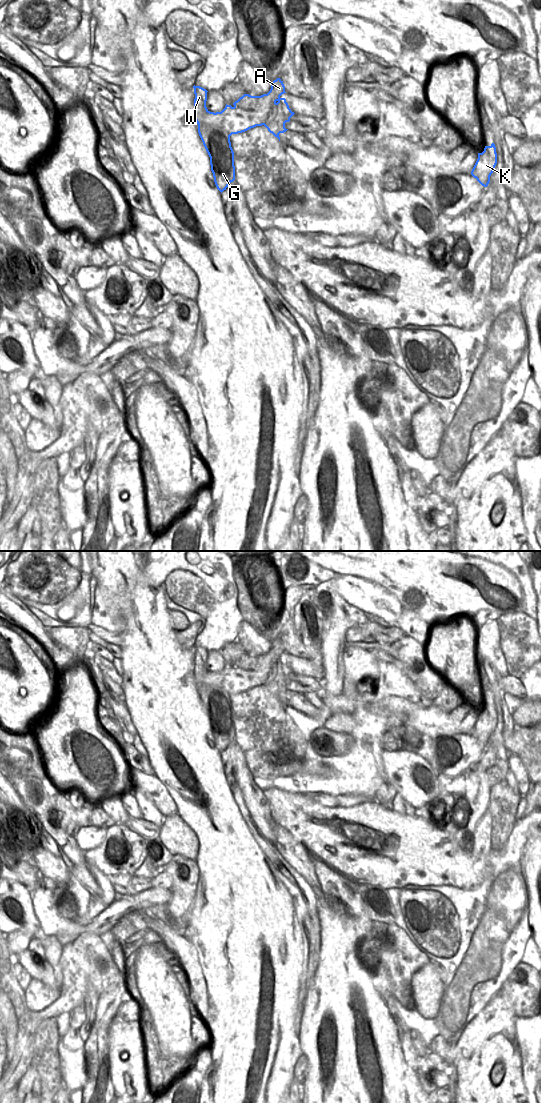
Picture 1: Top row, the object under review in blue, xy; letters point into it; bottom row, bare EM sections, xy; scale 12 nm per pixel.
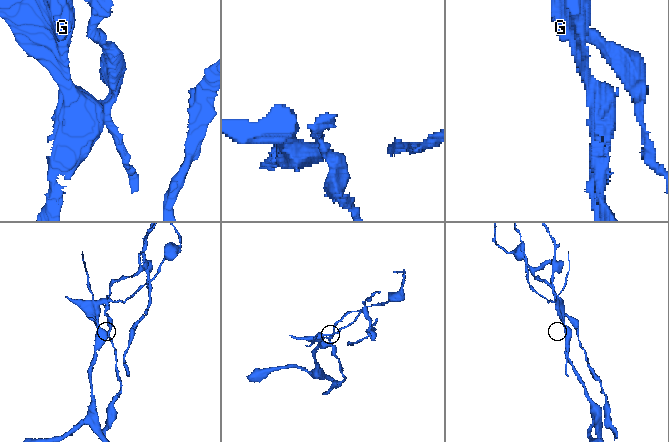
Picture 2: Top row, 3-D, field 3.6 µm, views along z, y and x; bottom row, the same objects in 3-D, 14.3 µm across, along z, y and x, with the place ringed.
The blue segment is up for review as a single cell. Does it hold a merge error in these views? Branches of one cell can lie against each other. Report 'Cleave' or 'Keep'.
Cleave.

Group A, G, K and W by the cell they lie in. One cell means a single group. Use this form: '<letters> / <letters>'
A K / G W

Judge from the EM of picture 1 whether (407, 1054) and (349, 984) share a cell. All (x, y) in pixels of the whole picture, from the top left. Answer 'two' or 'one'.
one

